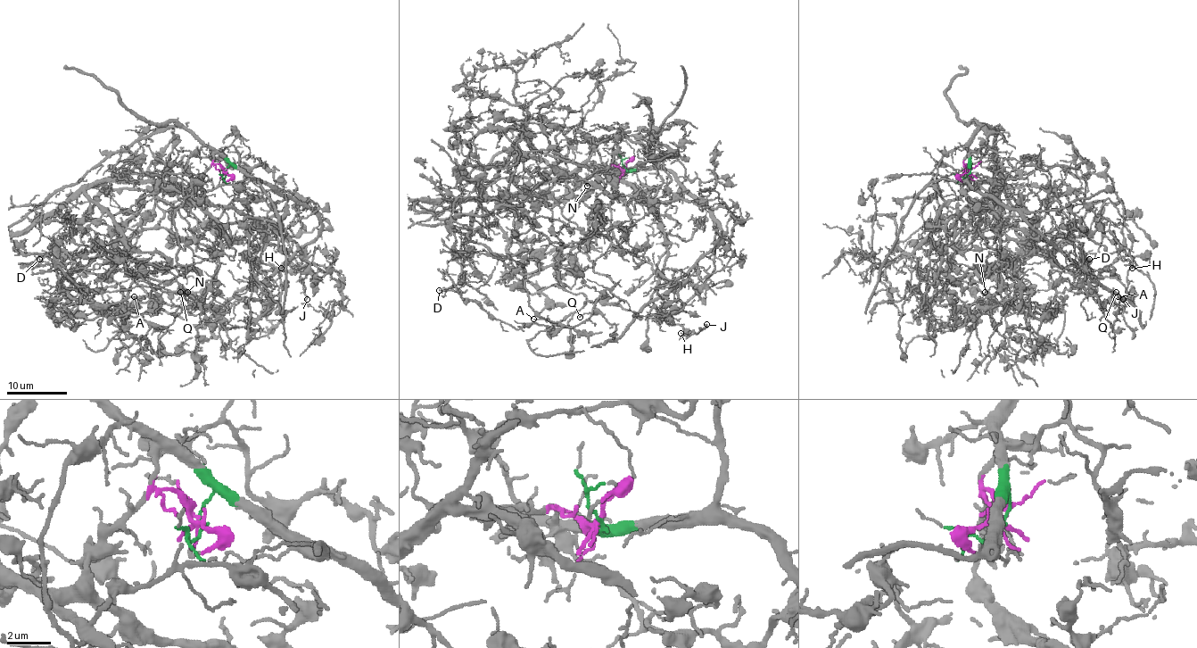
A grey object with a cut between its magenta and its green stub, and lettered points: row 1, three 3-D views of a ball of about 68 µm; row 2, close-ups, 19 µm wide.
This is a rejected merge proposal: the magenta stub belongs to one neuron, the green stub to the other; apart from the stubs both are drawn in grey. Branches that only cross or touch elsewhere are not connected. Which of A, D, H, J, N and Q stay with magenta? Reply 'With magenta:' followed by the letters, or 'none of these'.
With magenta: A, D, N, Q

